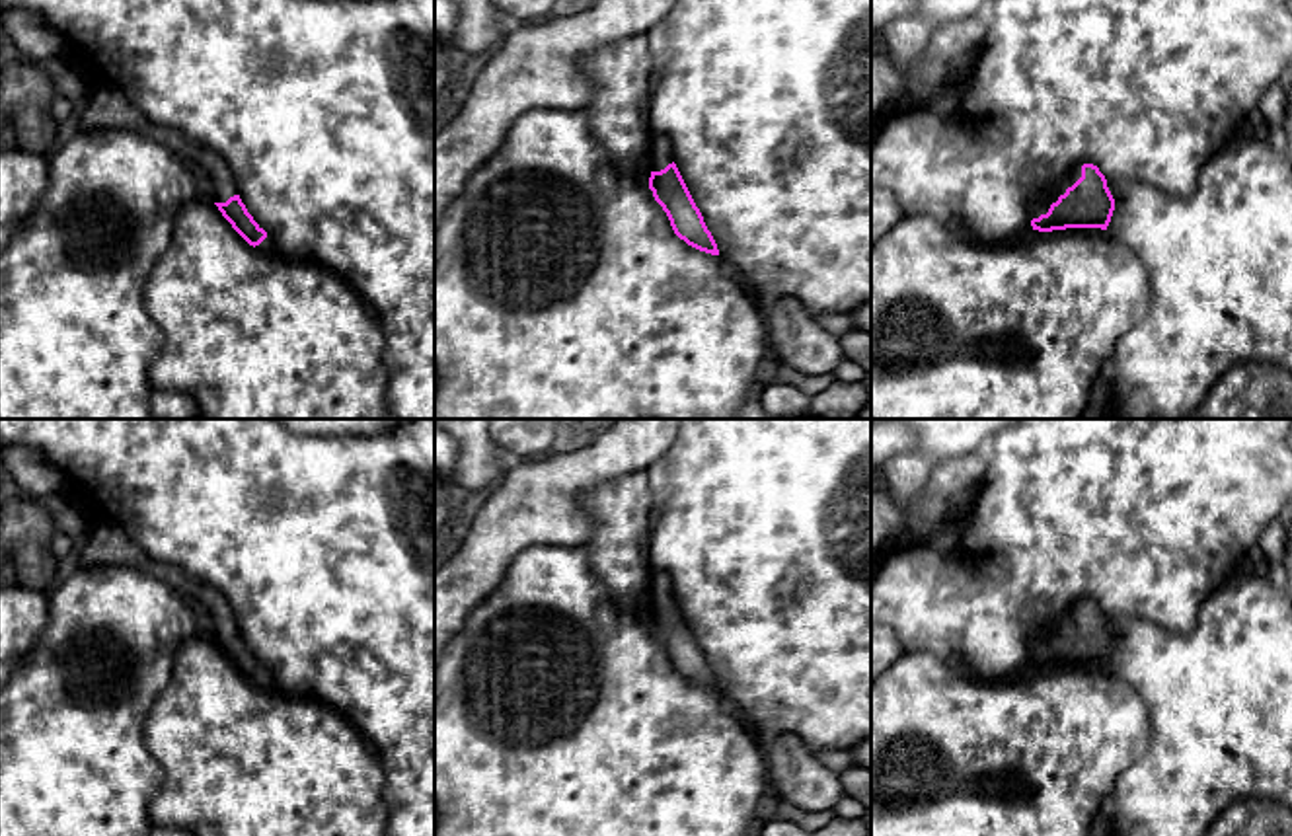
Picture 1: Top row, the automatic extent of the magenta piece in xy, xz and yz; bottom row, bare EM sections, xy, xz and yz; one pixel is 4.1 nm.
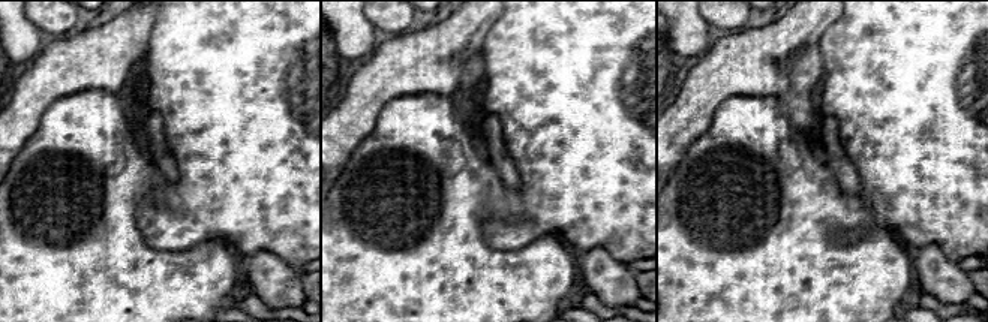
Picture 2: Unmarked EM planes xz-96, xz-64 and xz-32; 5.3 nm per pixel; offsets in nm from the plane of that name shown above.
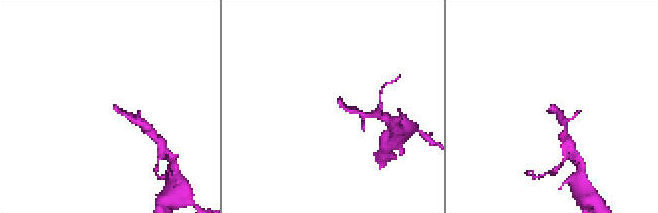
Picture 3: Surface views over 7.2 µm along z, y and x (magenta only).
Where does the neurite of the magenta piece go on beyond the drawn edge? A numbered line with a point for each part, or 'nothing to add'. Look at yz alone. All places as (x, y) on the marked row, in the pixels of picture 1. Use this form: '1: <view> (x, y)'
1: yz (1039, 207)

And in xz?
1: xz (661, 151)

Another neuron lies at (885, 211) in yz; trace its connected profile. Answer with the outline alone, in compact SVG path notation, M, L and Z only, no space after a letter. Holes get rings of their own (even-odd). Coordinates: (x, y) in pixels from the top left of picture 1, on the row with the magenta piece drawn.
M871 187L871 246L875 246L900 218L904 218L904 210L894 195L883 187Z

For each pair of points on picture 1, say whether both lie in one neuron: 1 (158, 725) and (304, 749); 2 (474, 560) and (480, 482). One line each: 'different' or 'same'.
1: same
2: different

